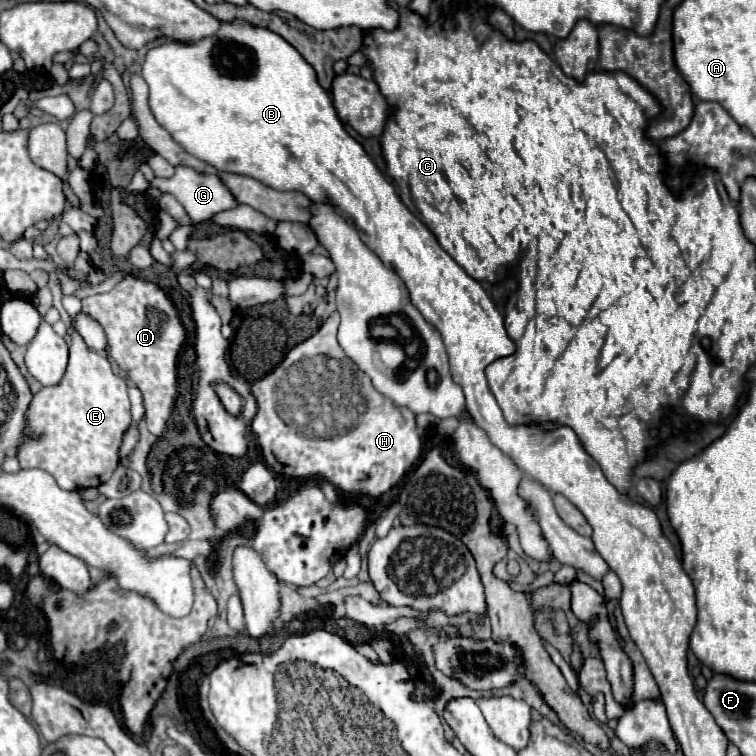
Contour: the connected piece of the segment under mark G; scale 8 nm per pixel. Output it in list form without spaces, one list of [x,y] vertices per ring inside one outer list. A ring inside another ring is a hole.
[[[177,166],[173,178],[169,178],[169,180],[165,180],[165,178],[157,180],[155,178],[153,186],[157,186],[161,192],[173,194],[181,202],[181,206],[185,208],[185,212],[187,212],[193,226],[211,220],[219,212],[225,212],[225,210],[231,210],[231,208],[239,206],[233,192],[223,184],[223,180],[217,174],[203,174],[203,172],[197,172],[189,166]]]

